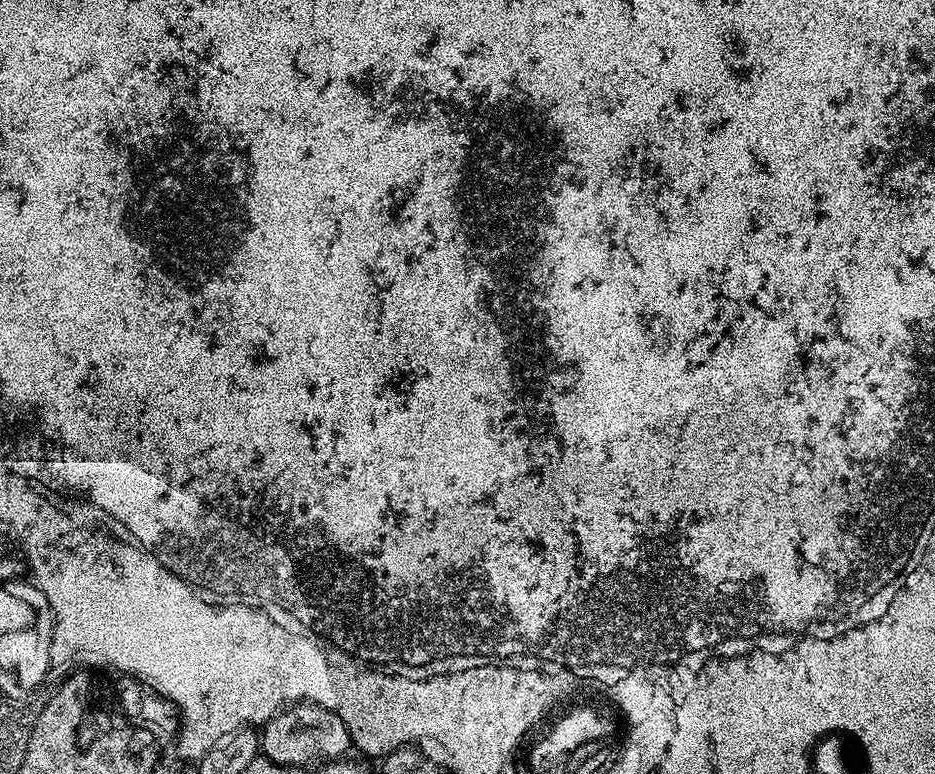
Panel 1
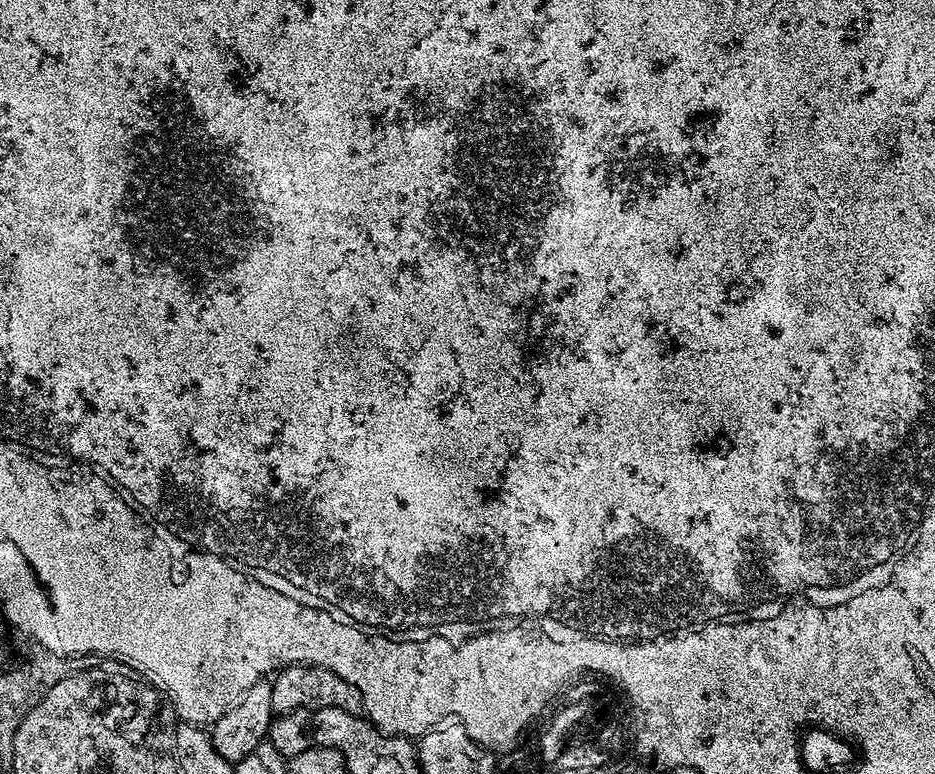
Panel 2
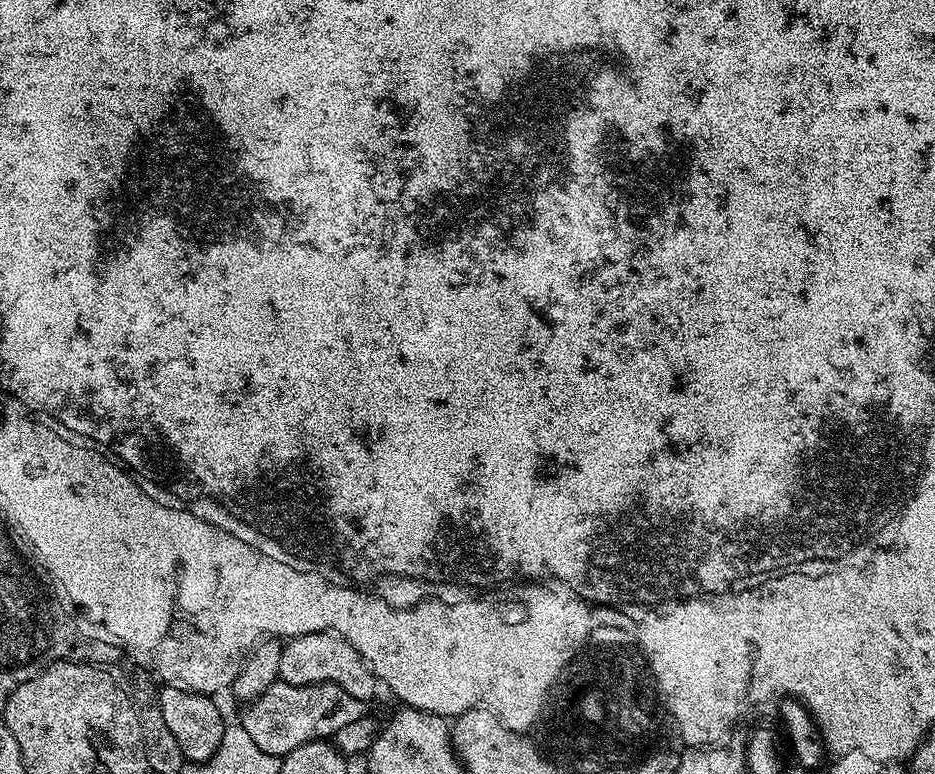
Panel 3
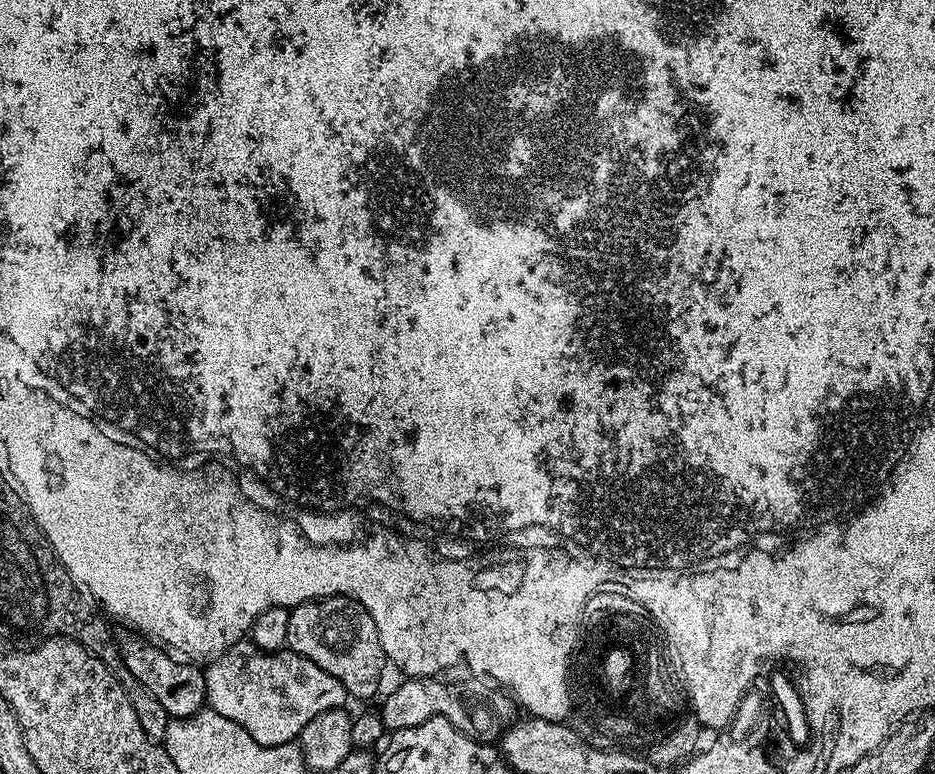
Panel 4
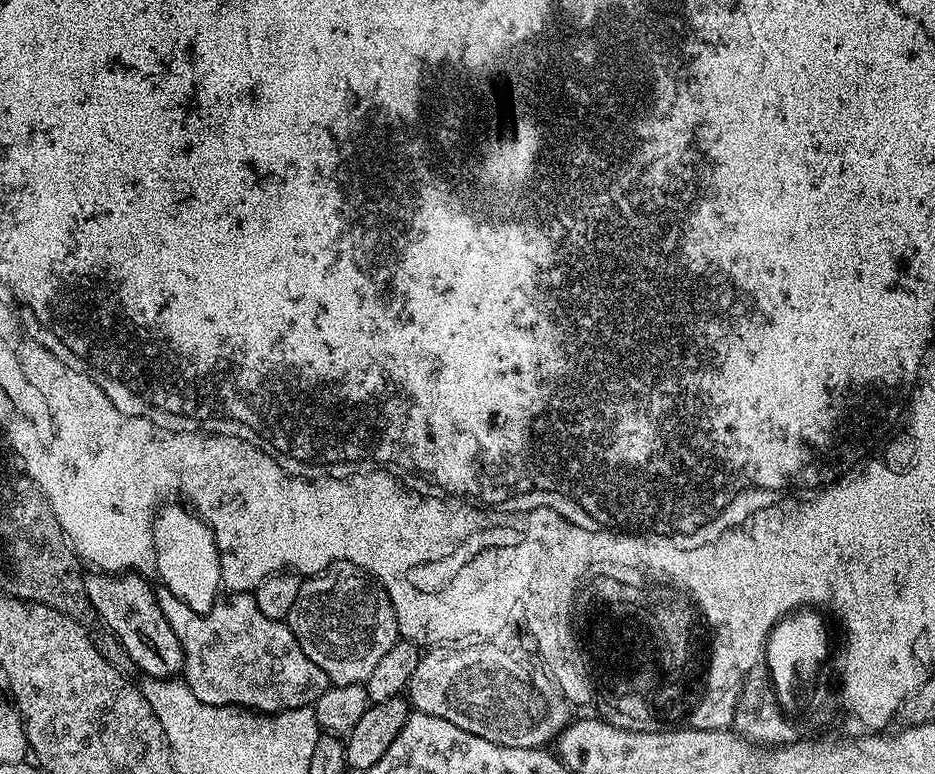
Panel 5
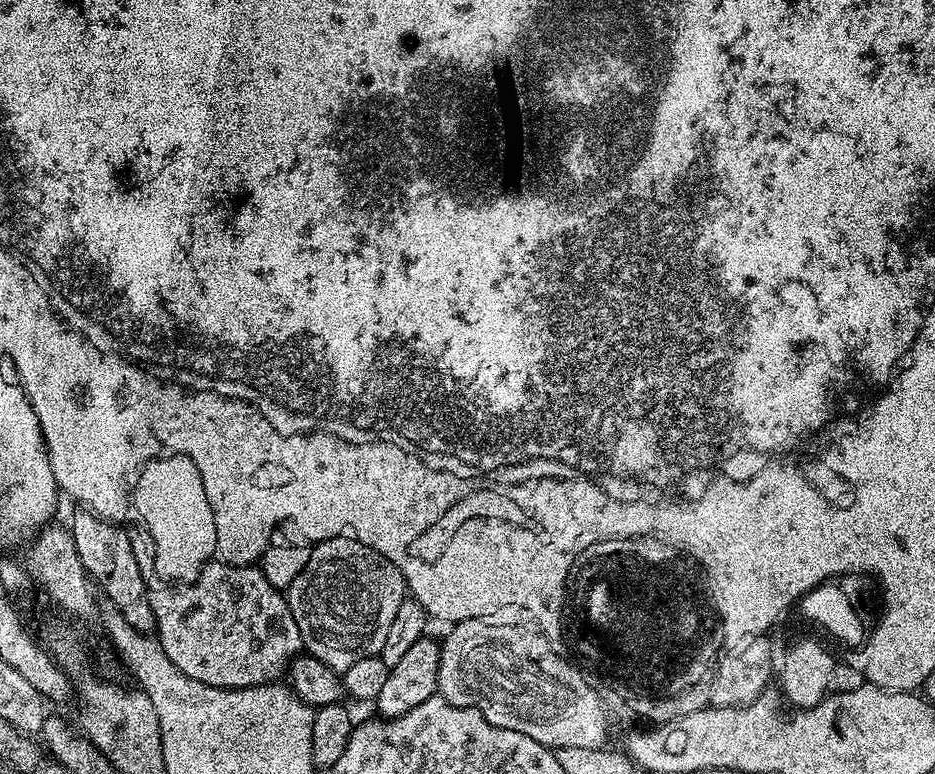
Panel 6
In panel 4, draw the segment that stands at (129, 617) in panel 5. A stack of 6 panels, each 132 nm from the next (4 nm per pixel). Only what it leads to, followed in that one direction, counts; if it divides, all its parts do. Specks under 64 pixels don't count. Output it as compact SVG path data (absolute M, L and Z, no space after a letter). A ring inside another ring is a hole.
M139 634L121 635L118 640L119 656L124 659L124 665L158 698L162 710L166 710L169 717L183 718L193 716L194 713L205 707L208 695L203 671L191 662L180 658L173 658L165 649L155 645L151 640Z

